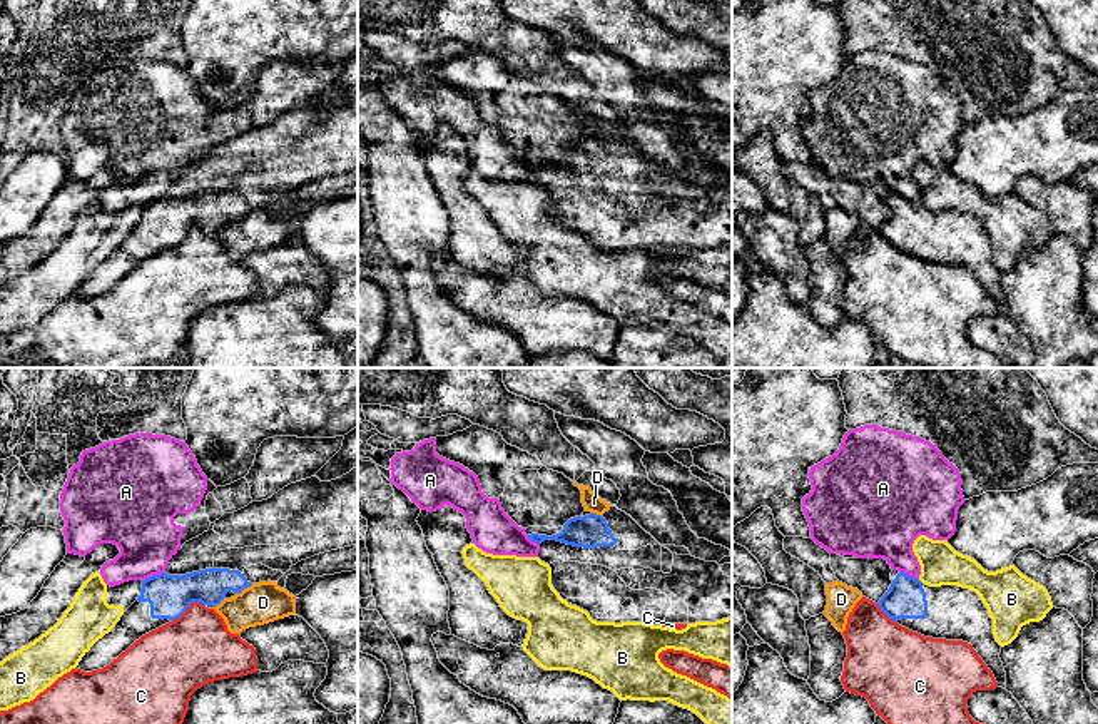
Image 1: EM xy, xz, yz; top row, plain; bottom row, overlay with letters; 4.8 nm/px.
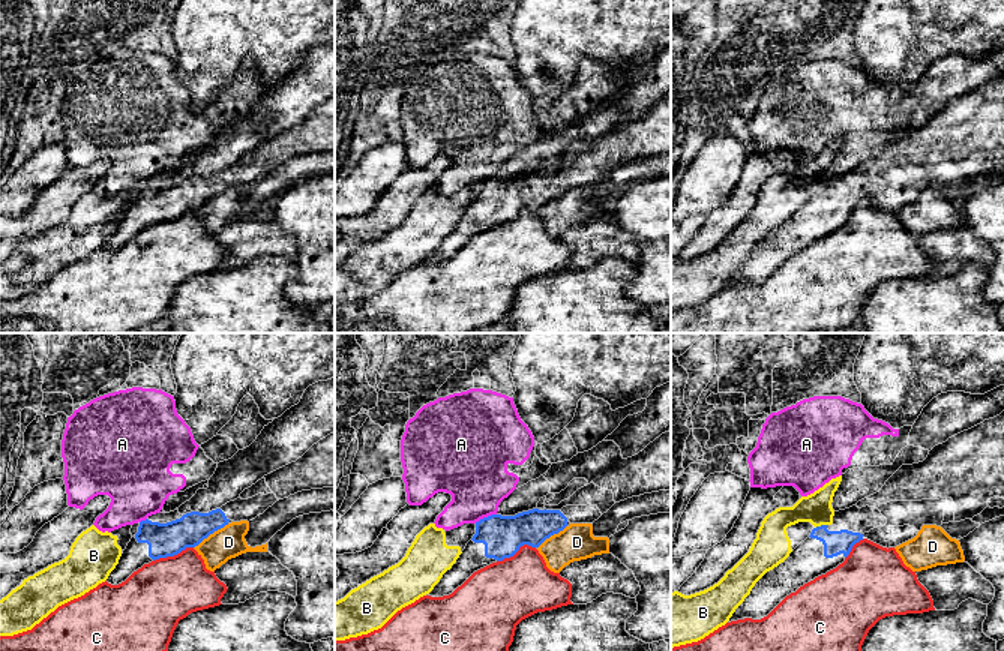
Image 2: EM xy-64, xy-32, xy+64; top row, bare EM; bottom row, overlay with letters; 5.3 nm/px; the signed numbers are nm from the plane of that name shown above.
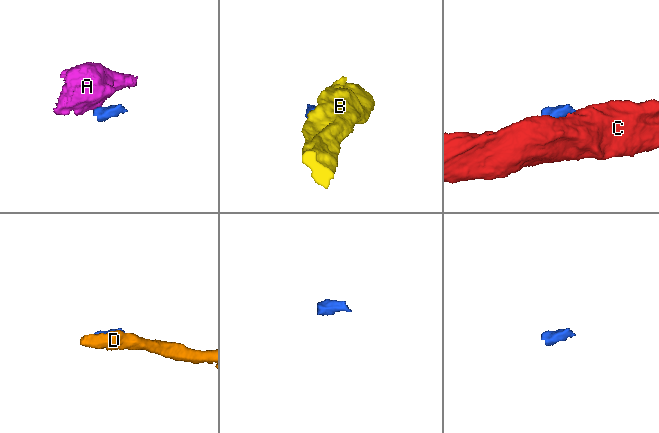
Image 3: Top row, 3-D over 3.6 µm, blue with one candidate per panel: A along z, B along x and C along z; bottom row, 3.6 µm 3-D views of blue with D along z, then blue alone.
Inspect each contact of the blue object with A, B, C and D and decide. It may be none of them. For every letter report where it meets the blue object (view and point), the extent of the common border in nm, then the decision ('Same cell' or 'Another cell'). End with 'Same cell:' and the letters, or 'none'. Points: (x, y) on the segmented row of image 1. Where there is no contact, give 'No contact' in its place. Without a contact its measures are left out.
A: Touches blue at xy (152, 576). Shared border 120 nm. Another cell
B: Touches blue at yz (920, 581). Shared border 40 nm. Another cell
C: Touches blue at xy (188, 606). Shared border 180 nm. Another cell
D: Touches blue at xy (244, 587). Shared border 100 nm. Another cell
Same cell: none

